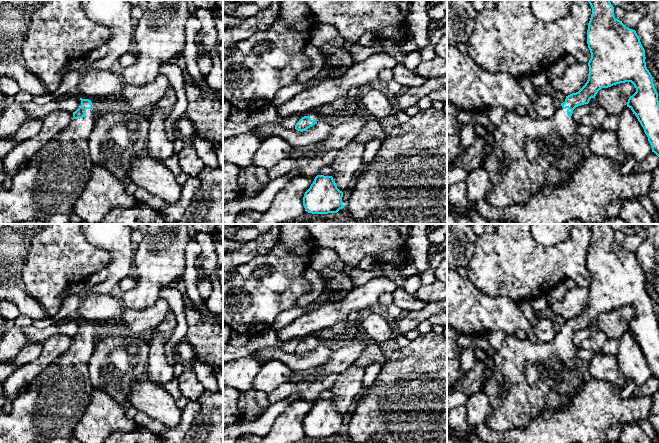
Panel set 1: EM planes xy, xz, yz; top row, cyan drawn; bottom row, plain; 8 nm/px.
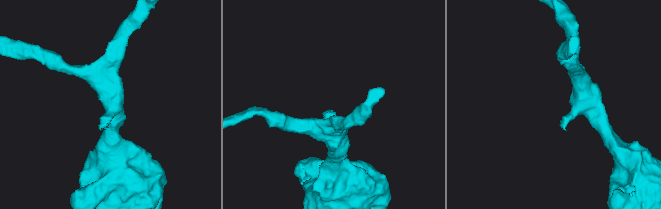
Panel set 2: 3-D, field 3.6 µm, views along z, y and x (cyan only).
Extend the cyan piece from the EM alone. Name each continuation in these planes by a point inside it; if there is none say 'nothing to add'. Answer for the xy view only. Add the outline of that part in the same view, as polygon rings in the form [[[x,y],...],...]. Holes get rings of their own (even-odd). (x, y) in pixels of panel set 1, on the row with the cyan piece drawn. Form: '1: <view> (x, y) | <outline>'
1: xy (57, 174) | [[[94,103],[86,110],[83,118],[71,119],[71,122],[48,141],[30,159],[28,165],[19,170],[8,187],[0,185],[0,224],[19,224],[25,220],[47,219],[55,214],[70,215],[74,203],[82,194],[89,181],[94,163],[89,154],[89,136],[97,119],[97,109]]]

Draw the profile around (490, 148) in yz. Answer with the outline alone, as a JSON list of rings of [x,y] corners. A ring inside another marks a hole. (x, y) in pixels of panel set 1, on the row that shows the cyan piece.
[[[487,136],[487,146],[486,146],[486,156],[483,159],[486,159],[488,156],[495,152],[495,142],[493,136]]]

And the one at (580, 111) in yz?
[[[584,104],[576,107],[572,112],[572,117],[577,124],[580,124],[581,119],[592,110],[589,104]]]

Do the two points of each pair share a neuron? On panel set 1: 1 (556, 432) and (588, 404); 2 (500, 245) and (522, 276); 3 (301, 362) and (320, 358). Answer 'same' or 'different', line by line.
1: same
2: same
3: same

